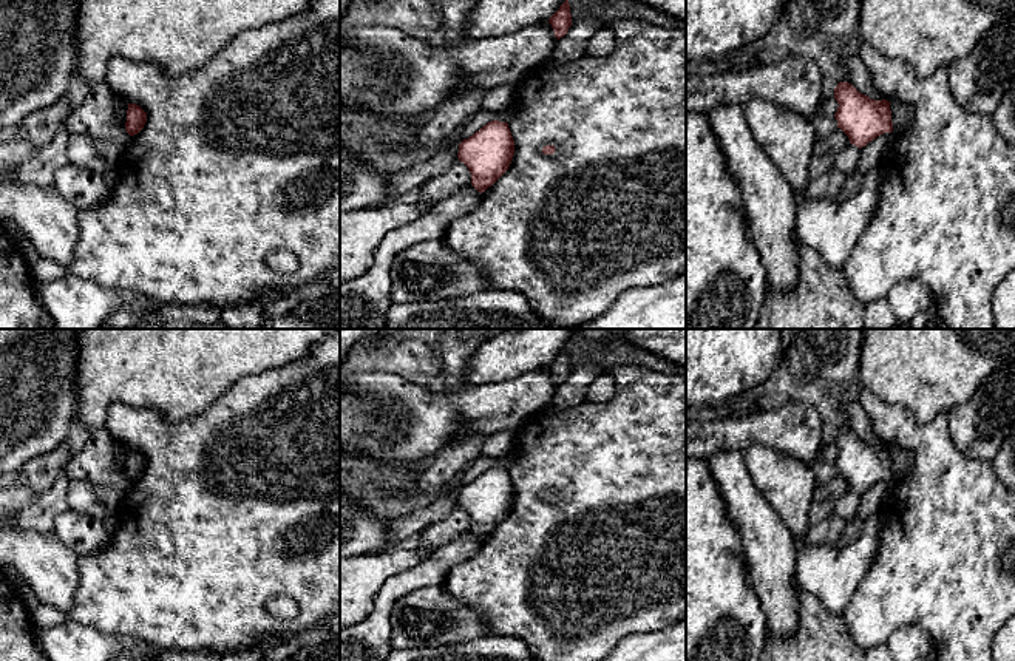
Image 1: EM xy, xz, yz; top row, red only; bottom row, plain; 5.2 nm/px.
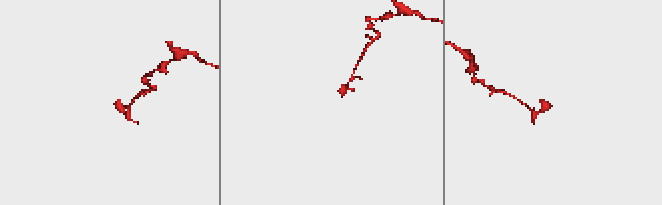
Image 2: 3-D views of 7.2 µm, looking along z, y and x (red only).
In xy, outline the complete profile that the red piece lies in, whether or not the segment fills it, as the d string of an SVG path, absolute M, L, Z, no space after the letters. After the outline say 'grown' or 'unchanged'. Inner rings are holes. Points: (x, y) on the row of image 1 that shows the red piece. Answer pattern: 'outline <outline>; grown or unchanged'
outline M128 103L125 130L130 136L137 134L147 122L147 113L136 103Z; unchanged

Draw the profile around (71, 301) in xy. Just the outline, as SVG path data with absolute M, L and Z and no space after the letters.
M70 272L36 286L54 329L102 329L105 318L119 307L141 312L161 309L142 293L104 287Z

